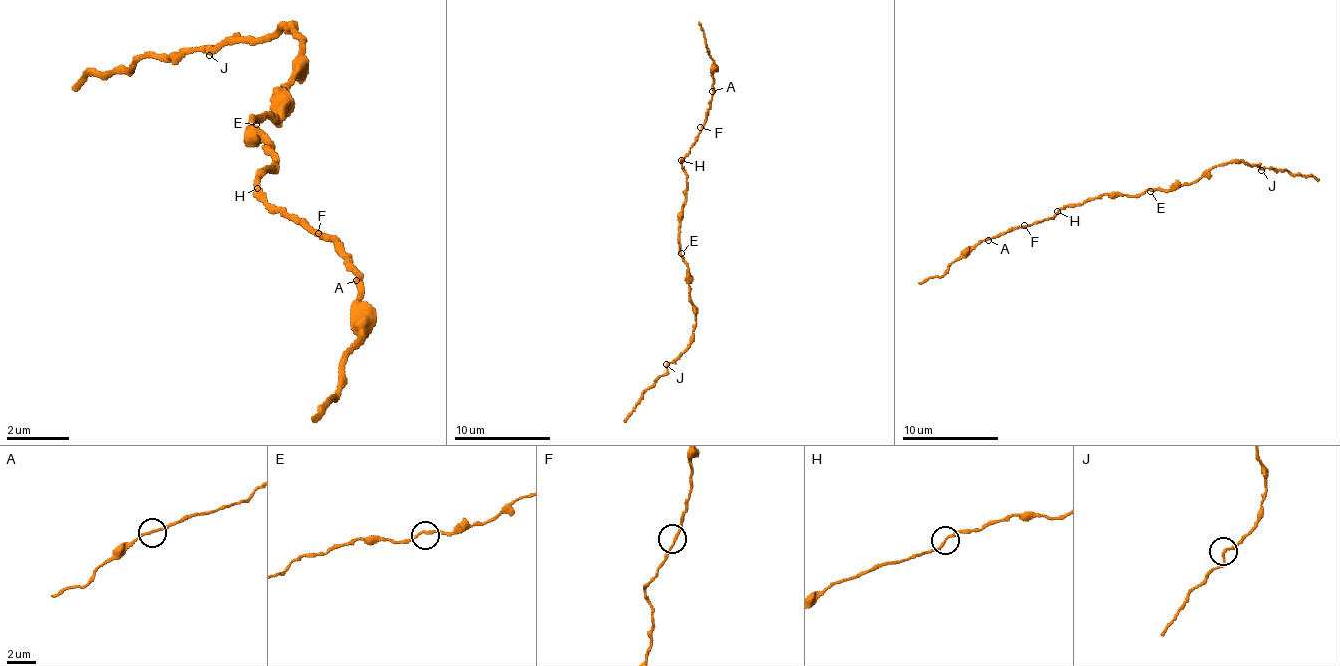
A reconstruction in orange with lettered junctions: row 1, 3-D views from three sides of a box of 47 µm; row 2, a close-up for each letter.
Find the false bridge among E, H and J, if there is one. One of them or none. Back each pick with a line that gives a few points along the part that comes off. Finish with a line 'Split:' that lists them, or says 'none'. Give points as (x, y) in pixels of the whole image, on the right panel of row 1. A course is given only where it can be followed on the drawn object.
Split: none

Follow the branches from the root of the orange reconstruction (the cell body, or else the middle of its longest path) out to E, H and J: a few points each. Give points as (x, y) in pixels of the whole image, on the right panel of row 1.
E: (1116, 196), (1140, 196), (1150, 191)
H: (1116, 196), (1104, 194), (1080, 203), (1068, 203), (1058, 211)
J: (1116, 196), (1140, 196), (1157, 189), (1177, 189), (1198, 182), (1213, 167), (1227, 162), (1256, 165), (1261, 170)

